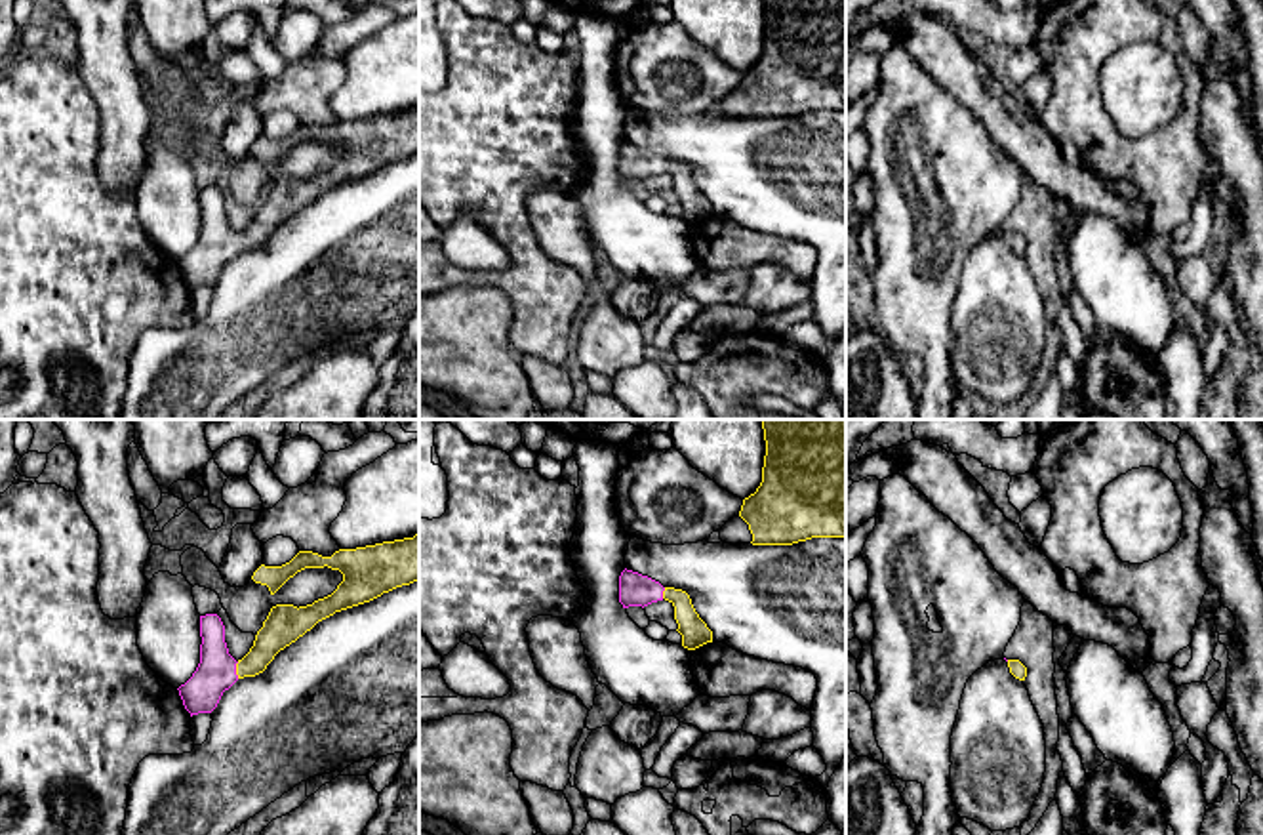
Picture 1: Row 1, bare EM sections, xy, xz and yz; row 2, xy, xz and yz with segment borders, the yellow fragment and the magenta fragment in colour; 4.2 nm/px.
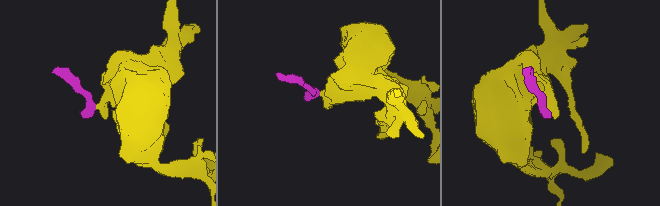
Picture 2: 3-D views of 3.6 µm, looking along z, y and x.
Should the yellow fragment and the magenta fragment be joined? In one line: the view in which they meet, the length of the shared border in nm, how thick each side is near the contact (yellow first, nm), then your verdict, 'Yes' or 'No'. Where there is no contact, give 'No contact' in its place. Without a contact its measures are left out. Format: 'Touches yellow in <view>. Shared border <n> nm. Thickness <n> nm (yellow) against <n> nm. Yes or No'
Touches yellow in xy. Shared border 70 nm. Thickness 150 nm (yellow) against 160 nm. Yes

